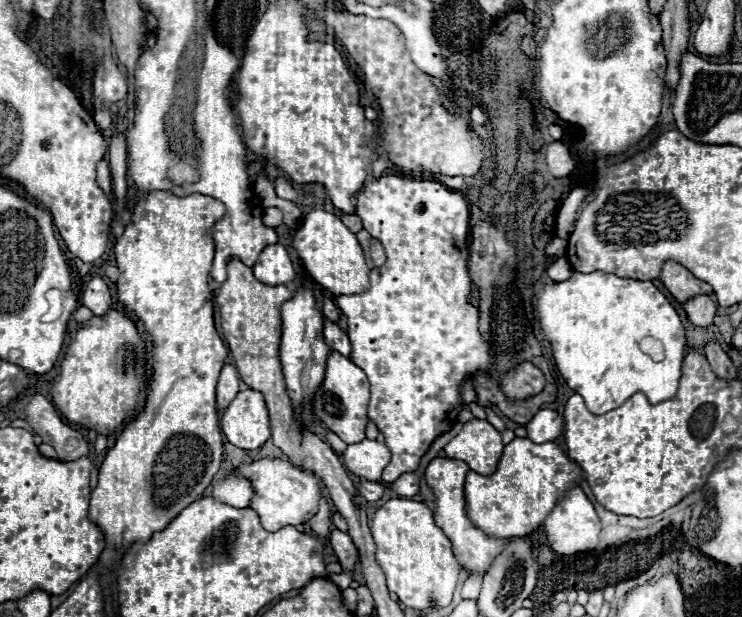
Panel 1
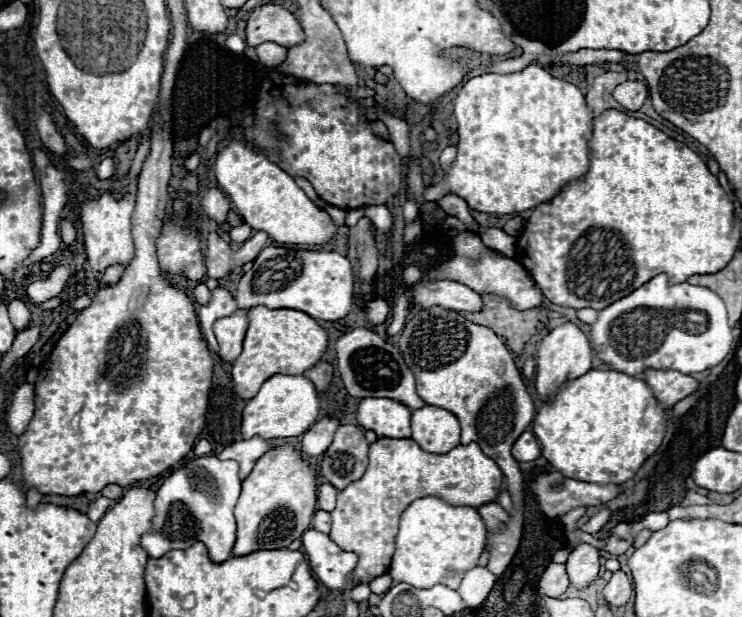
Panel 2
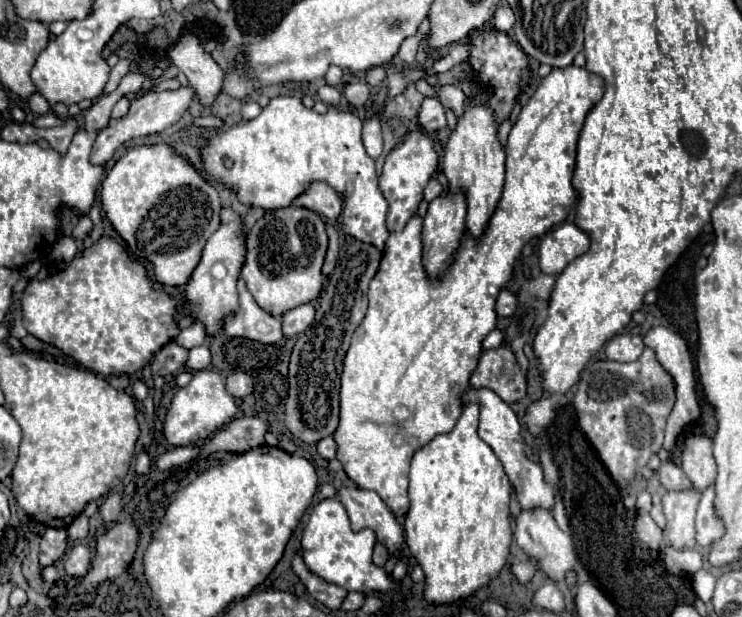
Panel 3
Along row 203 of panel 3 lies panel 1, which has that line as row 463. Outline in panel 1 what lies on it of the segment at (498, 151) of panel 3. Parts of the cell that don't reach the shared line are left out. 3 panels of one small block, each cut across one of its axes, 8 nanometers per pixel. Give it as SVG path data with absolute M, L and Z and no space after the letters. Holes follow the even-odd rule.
M472 420L466 422L462 432L444 446L444 452L448 458L464 460L470 470L482 476L492 476L502 456L502 448L504 444L500 440L500 432L492 424Z

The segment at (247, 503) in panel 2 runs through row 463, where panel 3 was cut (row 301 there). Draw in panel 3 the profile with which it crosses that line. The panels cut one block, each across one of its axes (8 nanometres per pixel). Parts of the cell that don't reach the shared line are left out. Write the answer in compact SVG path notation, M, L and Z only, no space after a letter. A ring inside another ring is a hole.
M286 206L256 220L246 238L246 262L242 266L242 278L246 280L254 300L266 312L282 316L284 312L318 298L322 290L320 270L326 246L328 236L324 220L308 208Z

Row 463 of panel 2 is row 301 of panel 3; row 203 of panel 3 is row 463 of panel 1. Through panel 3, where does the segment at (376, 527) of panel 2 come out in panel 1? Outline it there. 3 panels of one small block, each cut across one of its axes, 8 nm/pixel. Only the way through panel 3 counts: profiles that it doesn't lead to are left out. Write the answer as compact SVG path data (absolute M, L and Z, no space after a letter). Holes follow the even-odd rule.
M514 438L504 446L498 470L492 476L468 472L464 484L466 514L476 526L496 538L528 536L542 526L544 518L552 512L558 500L578 486L580 480L582 468L570 462L556 442L534 444L528 438Z

